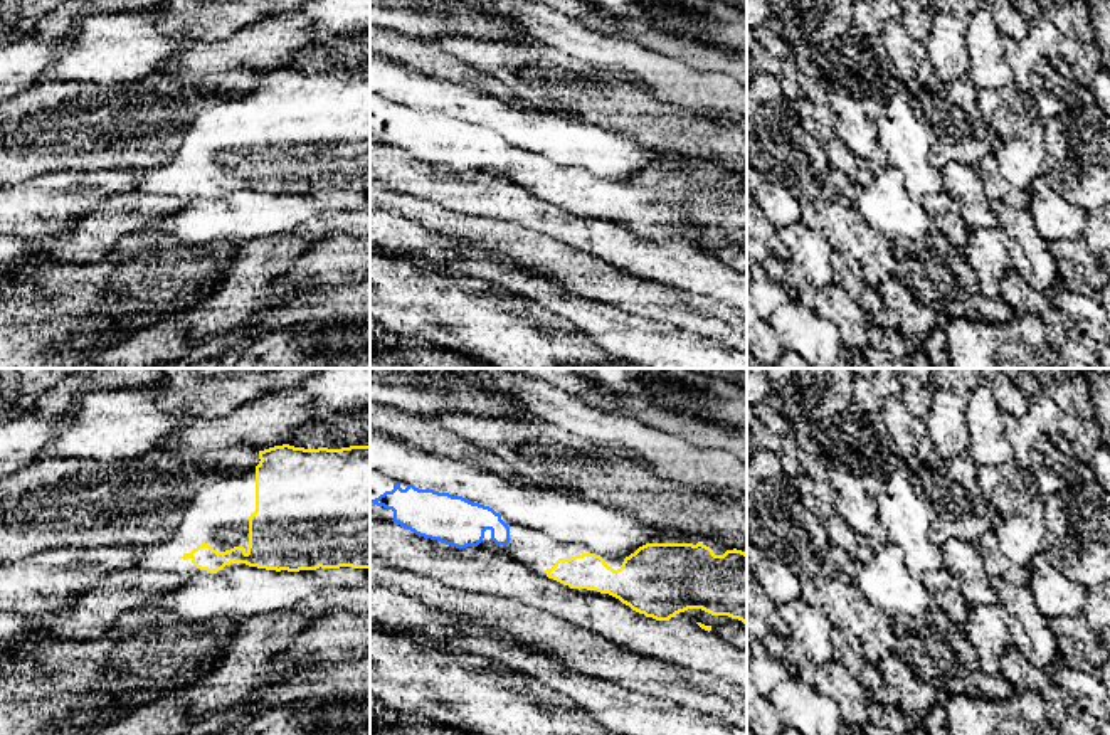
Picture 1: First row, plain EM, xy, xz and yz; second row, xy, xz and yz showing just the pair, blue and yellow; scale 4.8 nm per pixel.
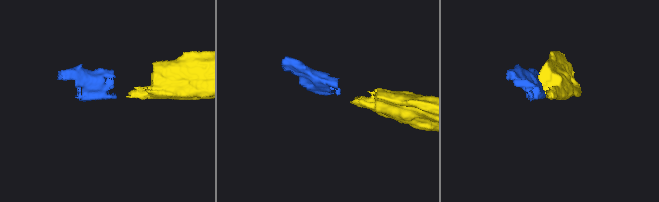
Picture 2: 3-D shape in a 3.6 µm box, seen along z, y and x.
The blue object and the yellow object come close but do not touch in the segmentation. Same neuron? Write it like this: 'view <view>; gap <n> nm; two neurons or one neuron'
view xz; gap 220 nm; one neuron

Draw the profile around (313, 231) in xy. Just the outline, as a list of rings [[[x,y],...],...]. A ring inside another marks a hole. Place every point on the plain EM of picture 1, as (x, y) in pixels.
[[[309,224],[309,225],[299,227],[293,234],[279,235],[278,239],[303,237],[308,241],[321,241],[325,237],[338,235],[338,234],[343,234],[343,232],[325,229],[320,224]]]

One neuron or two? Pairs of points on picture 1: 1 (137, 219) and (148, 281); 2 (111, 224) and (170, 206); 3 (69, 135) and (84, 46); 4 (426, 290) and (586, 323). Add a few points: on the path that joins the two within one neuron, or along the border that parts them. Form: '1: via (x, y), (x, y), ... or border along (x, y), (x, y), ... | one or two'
1: border along (147, 227), (135, 234) | two
2: via (126, 217), (142, 209), (155, 207) | one
3: border along (44, 78), (116, 86) | two
4: border along (528, 300), (535, 300), (562, 317), (586, 337) | two

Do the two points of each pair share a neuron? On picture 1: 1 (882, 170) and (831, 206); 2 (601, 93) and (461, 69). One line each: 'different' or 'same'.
1: different
2: different

